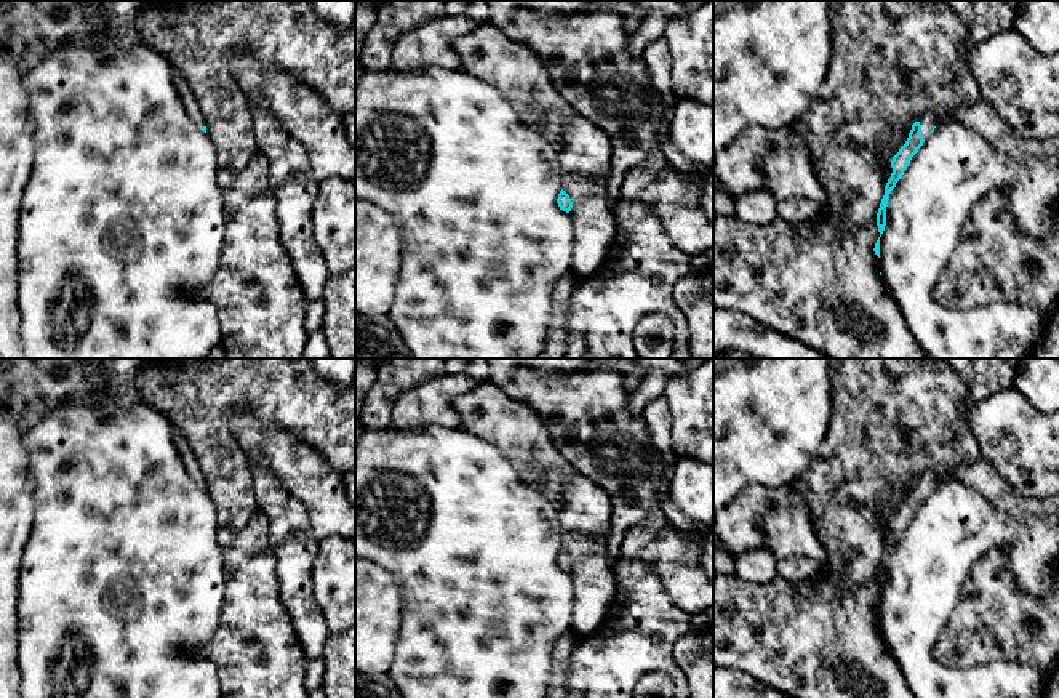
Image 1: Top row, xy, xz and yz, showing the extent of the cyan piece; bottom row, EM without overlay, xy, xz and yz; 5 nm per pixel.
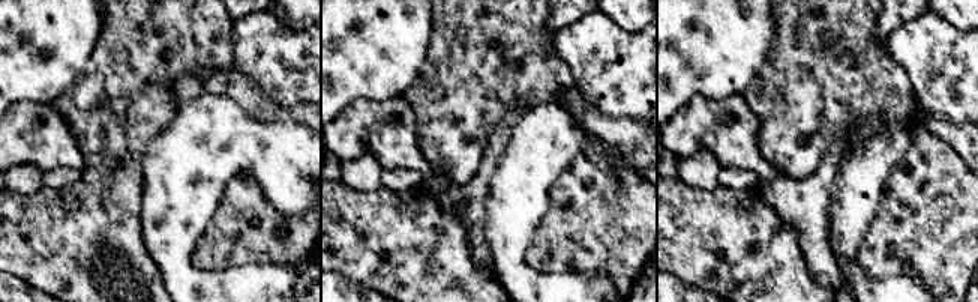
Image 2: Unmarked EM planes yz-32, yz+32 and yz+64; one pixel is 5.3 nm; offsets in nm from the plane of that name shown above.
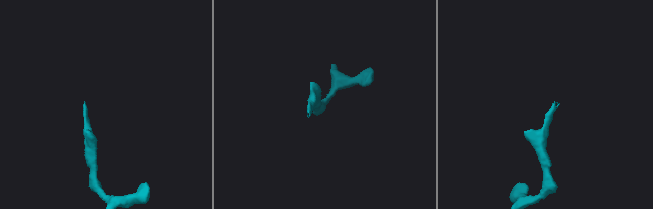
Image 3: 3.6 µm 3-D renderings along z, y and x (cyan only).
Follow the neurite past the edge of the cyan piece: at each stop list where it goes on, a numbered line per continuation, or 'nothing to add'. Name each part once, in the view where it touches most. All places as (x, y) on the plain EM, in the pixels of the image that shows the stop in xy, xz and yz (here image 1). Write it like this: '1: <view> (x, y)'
1: yz (928, 479)

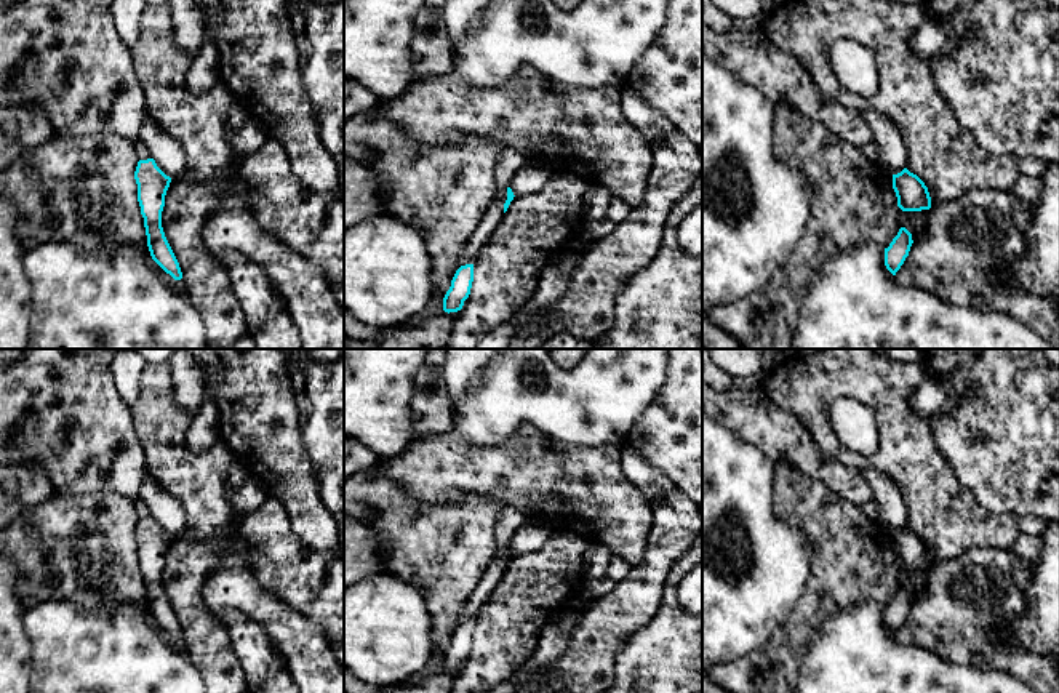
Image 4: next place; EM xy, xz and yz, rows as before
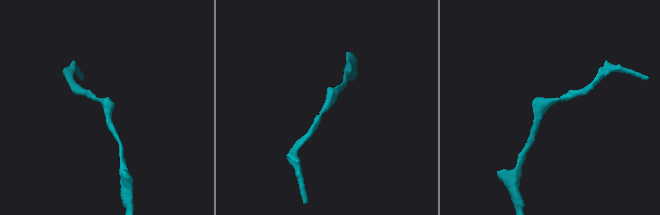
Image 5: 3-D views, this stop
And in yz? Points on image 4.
nothing to add

